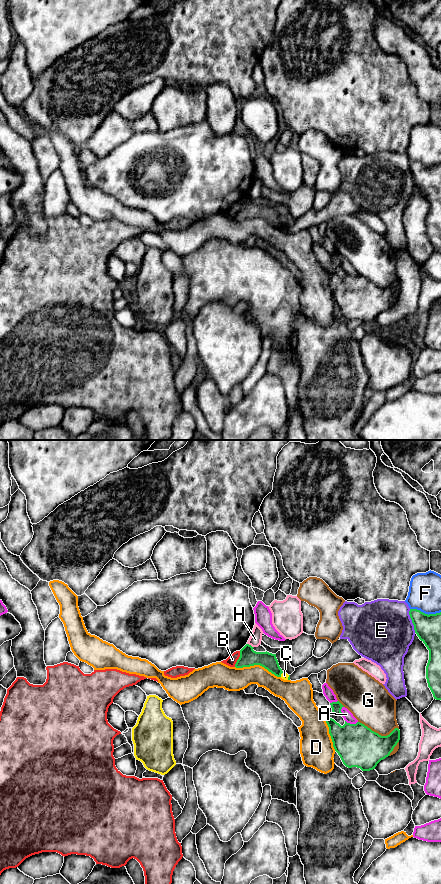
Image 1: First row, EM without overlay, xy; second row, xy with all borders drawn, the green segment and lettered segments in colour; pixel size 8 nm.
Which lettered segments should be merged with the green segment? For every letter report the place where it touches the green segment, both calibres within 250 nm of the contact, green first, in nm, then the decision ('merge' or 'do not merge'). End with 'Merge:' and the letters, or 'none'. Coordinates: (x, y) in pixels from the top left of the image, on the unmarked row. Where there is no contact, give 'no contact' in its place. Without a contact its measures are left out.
A: contact xy (351, 276); calibres 340 and 80 nm; do not merge
B: contact xy (238, 211); calibres 140 and 80 nm; do not merge
C: contact xy (281, 225); calibres 130 and 50 nm; do not merge
D: contact xy (258, 216); calibres 140 and 190 nm; do not merge
E: contact xy (412, 173); calibres 200 and 480 nm; do not merge
F: contact xy (424, 165); calibres 200 and 260 nm; do not merge
G: contact xy (377, 285); calibres 340 and 340 nm; do not merge
H: contact xy (250, 197); calibres 140 and 100 nm; do not merge
Merge: none

